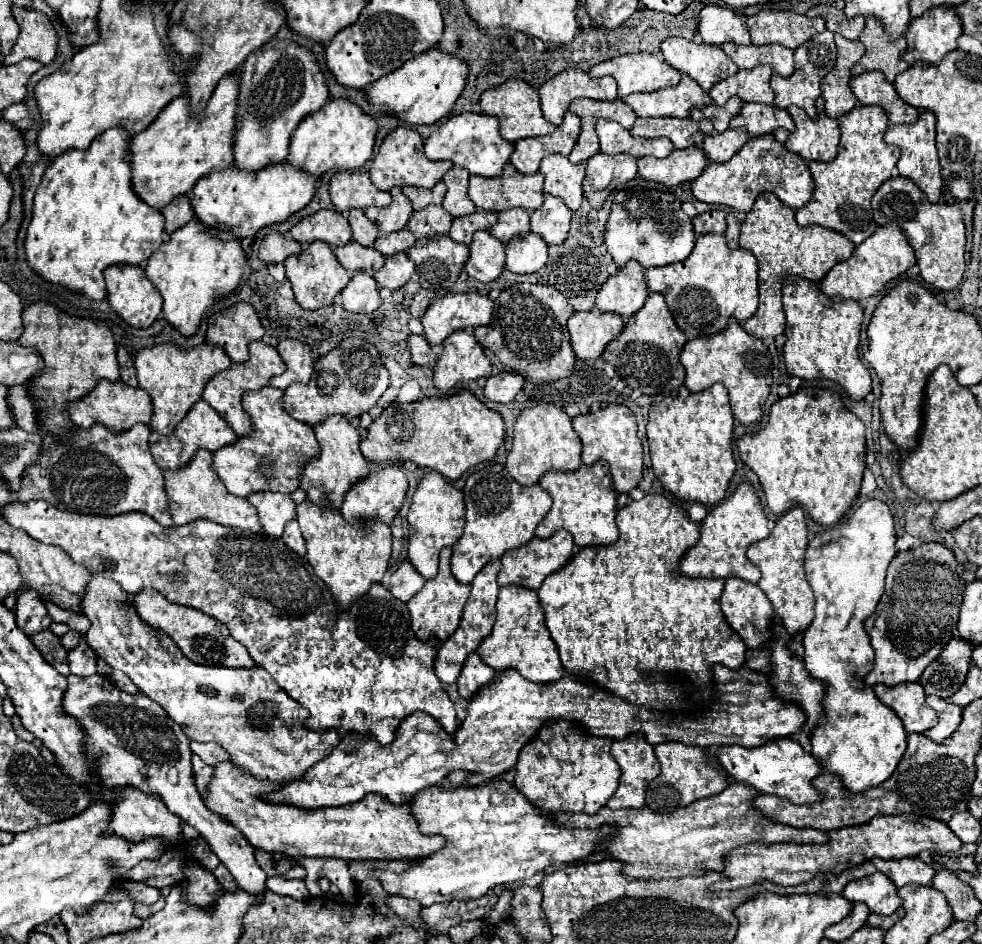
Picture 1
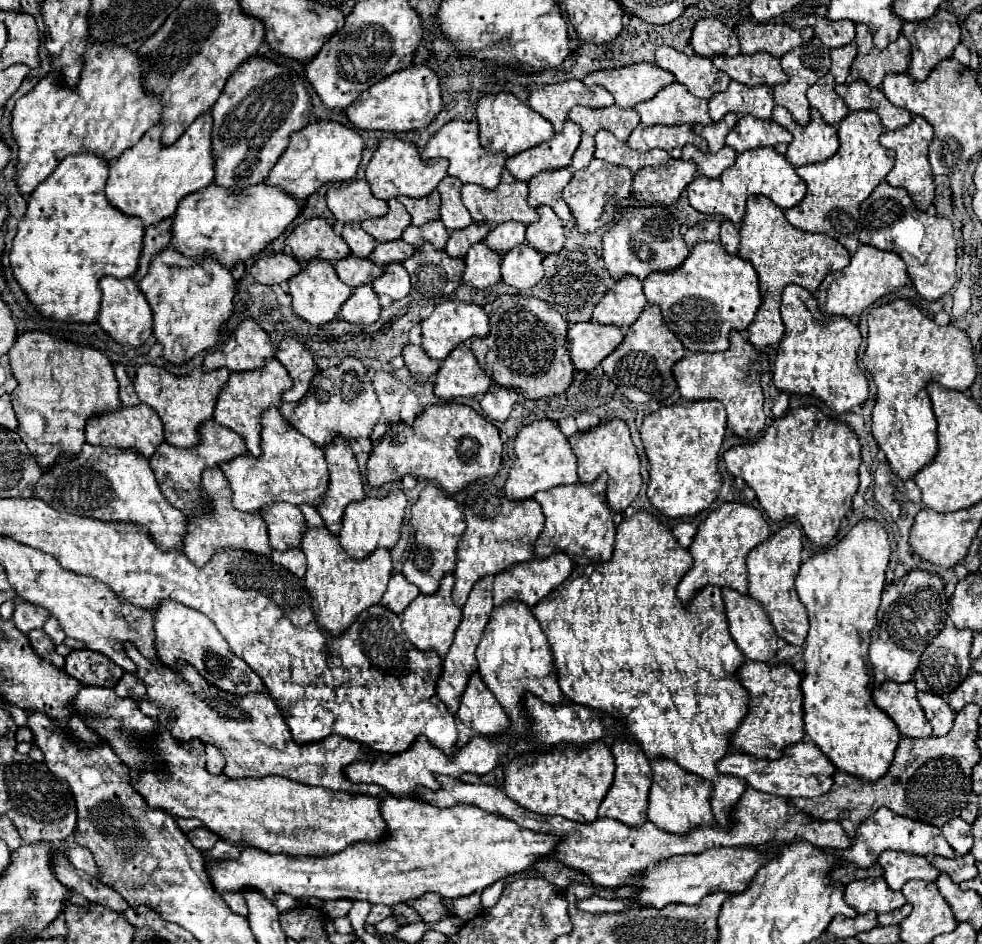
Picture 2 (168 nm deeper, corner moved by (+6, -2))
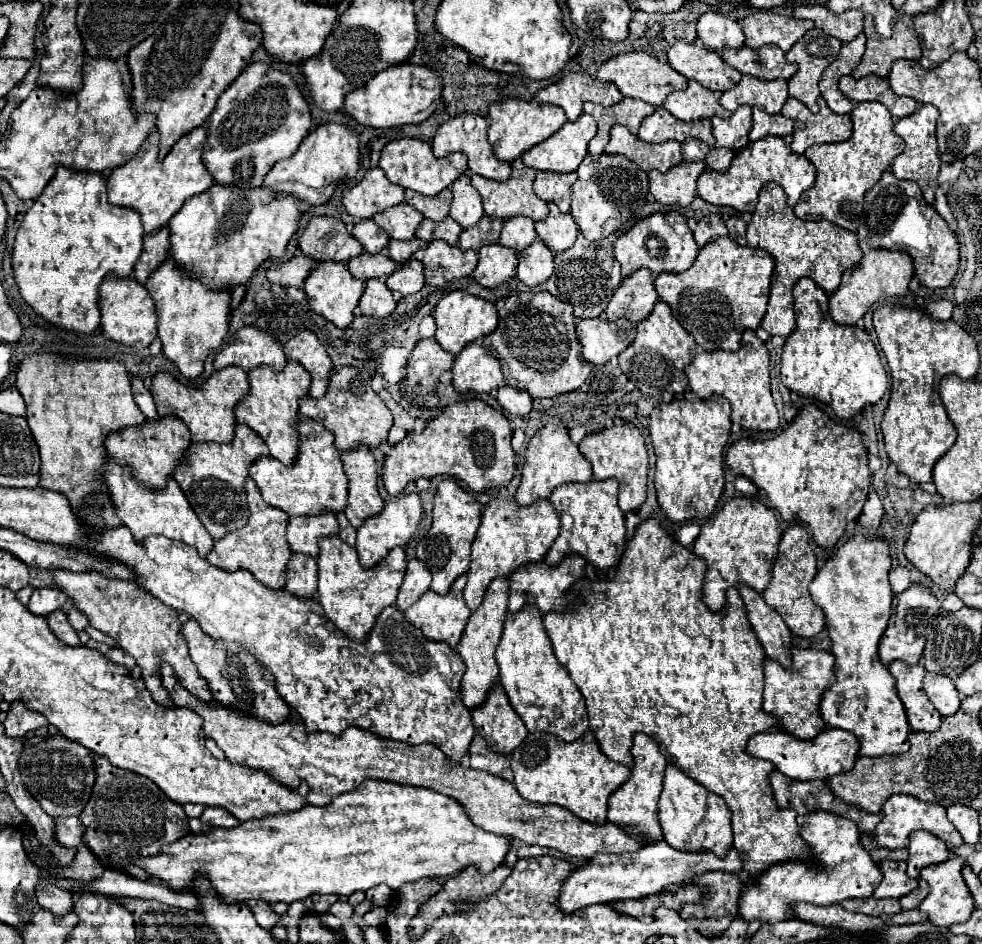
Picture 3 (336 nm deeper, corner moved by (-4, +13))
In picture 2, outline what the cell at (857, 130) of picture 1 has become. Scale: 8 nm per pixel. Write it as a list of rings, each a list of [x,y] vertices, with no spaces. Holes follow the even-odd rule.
[[[850,112],[838,126],[840,150],[818,164],[806,164],[796,168],[796,174],[806,182],[806,198],[786,210],[786,220],[806,232],[820,232],[838,240],[850,254],[858,248],[858,208],[872,194],[872,190],[886,178],[894,166],[894,152],[880,146],[878,136],[882,134],[882,122],[874,112]]]

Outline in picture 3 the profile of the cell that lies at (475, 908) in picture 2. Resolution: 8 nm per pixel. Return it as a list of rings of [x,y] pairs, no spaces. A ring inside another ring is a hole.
[[[376,907],[376,909],[368,911],[366,915],[362,915],[362,921],[368,923],[368,925],[374,925],[374,927],[382,927],[384,921],[386,921],[386,917],[388,917],[388,913],[390,913],[388,907],[384,907],[384,909]]]

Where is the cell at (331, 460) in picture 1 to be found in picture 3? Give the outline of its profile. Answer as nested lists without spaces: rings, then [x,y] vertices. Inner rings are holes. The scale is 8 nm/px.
[[[358,445],[356,449],[342,453],[342,463],[348,477],[348,505],[344,513],[354,527],[360,527],[364,519],[376,515],[382,507],[376,485],[376,461],[366,445]]]

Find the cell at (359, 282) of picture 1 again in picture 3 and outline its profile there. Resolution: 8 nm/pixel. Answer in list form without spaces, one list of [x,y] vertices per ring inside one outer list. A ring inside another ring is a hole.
[[[382,279],[366,281],[366,289],[358,301],[358,311],[368,317],[388,317],[396,307],[392,291]]]

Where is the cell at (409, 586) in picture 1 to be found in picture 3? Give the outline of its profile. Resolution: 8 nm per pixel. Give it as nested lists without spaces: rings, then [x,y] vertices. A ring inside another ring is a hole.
[[[418,559],[408,561],[404,581],[398,591],[398,607],[404,611],[412,603],[416,603],[420,599],[420,595],[430,589],[430,581],[432,581],[432,573],[428,571],[428,567],[422,561],[418,561]]]

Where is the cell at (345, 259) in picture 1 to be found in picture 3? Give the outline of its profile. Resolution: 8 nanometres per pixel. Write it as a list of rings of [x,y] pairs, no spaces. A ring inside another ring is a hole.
[[[362,253],[360,257],[354,257],[348,261],[348,269],[354,277],[366,281],[366,279],[384,279],[388,273],[396,269],[396,263],[386,253]]]

